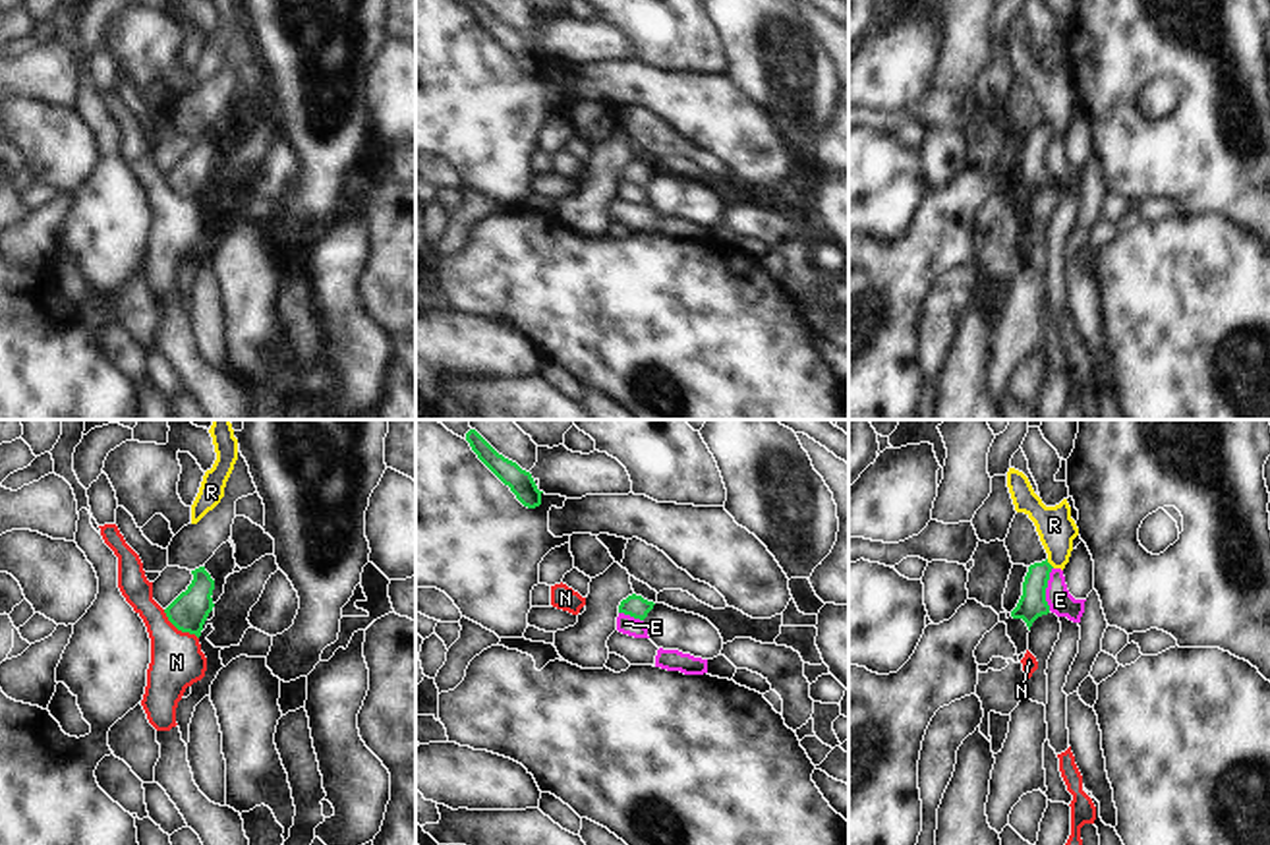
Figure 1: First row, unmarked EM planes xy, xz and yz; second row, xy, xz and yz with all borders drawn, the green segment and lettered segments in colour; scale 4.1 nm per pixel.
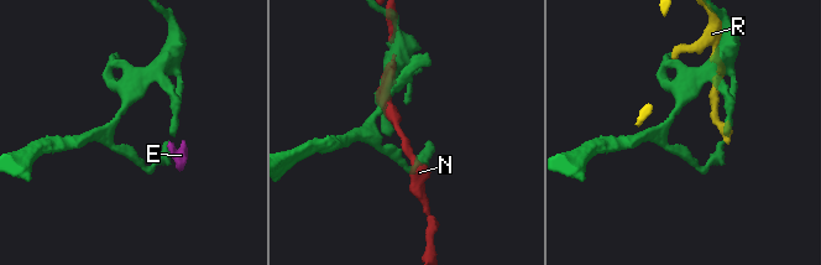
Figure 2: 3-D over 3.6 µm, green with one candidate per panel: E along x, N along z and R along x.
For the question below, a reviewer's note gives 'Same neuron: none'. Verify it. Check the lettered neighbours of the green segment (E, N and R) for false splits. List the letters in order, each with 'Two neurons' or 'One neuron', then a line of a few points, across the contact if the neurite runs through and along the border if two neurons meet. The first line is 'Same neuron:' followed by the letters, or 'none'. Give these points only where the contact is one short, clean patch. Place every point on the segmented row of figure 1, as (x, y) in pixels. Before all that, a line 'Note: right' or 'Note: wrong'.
Note: right
Same neuron: none
E: Two neurons. Line: yz (1052, 567), (1046, 588), (1048, 610)
N: Two neurons
R: Two neurons.

